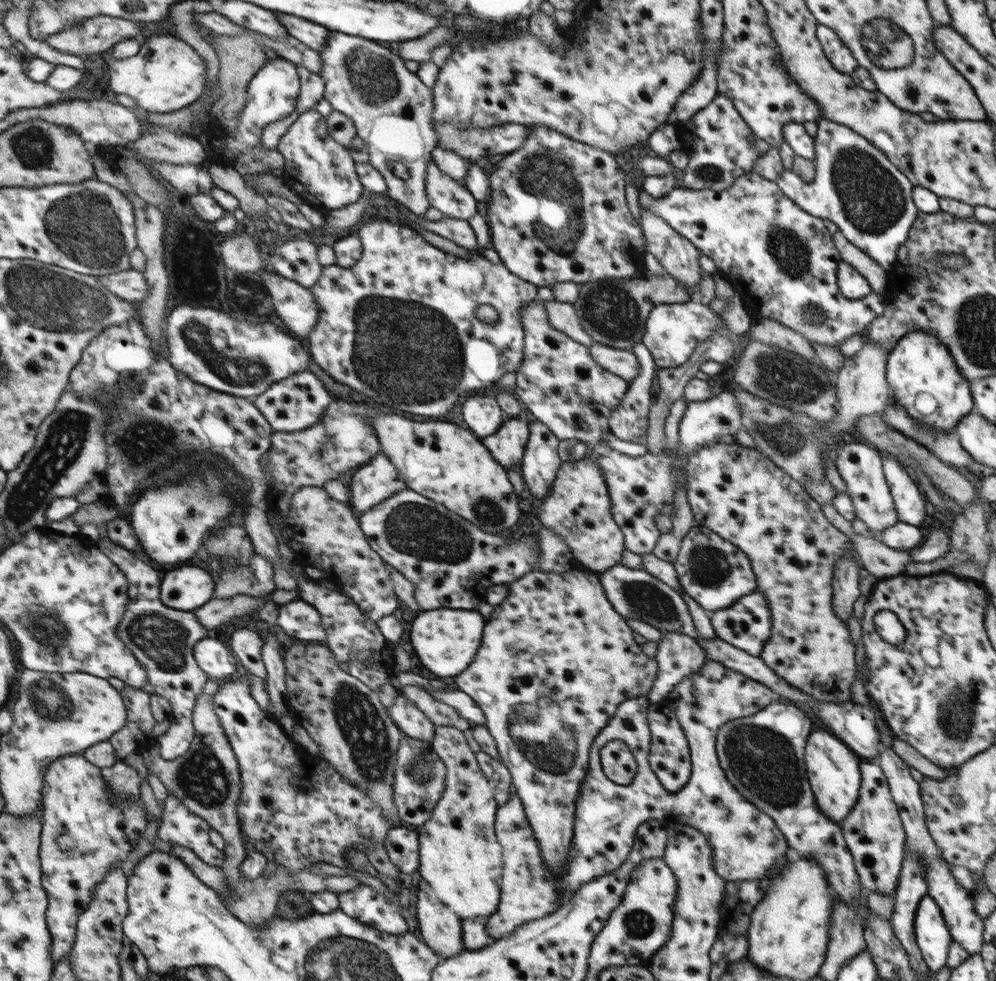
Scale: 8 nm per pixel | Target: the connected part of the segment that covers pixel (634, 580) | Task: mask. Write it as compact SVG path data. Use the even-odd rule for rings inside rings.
M621 564L612 566L610 570L598 575L599 582L606 591L606 597L624 618L642 620L657 630L680 632L692 639L701 636L693 624L693 618L681 594L655 576L643 569L630 569Z

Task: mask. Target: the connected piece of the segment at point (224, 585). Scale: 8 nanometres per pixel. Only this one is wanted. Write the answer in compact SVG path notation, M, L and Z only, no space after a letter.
M257 549L250 567L234 569L229 563L224 563L223 567L216 587L216 598L234 598L246 594L262 598L277 589L275 566L266 561Z

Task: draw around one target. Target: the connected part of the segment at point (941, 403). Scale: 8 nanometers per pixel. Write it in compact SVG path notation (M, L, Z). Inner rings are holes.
M912 330L900 338L887 355L887 381L891 385L892 399L924 428L952 432L975 406L975 399L970 398L968 380L960 374L960 368L944 342L930 330Z

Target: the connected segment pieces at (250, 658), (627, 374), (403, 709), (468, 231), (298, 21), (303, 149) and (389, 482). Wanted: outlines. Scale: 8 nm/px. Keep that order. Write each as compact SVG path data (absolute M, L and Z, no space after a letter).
M248 628L237 630L232 635L230 646L239 657L240 665L250 670L254 676L268 680L269 670L263 655L266 641L260 633Z
M596 342L588 349L590 349L592 359L600 366L620 375L629 382L640 374L637 356L632 351L615 349Z
M398 695L390 708L391 717L398 723L404 734L416 740L424 740L431 743L435 738L435 723L416 708L414 702L410 702L406 696Z
M410 213L409 217L426 230L452 240L454 244L468 252L475 252L479 249L474 229L466 220L445 217L444 220L432 222L428 219L418 218L414 213Z
M278 12L280 22L286 26L291 36L298 38L303 44L310 46L313 50L323 52L332 31L326 26L321 26L312 20L300 18L294 14Z
M316 107L292 124L282 137L278 150L286 160L284 177L309 204L322 211L331 212L352 206L365 191L358 178L357 163L351 150L334 138L328 117L322 116Z
M380 452L366 466L356 470L351 484L352 508L358 514L368 512L406 488L391 458Z

